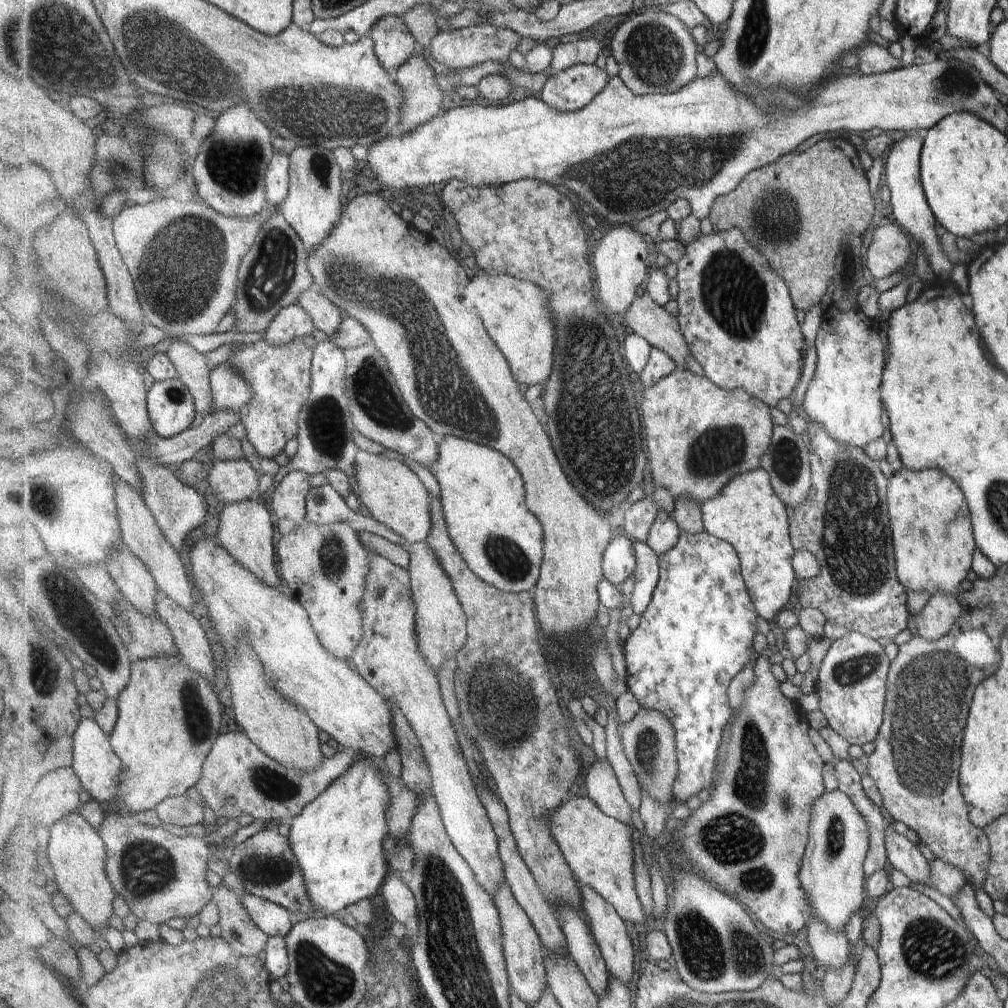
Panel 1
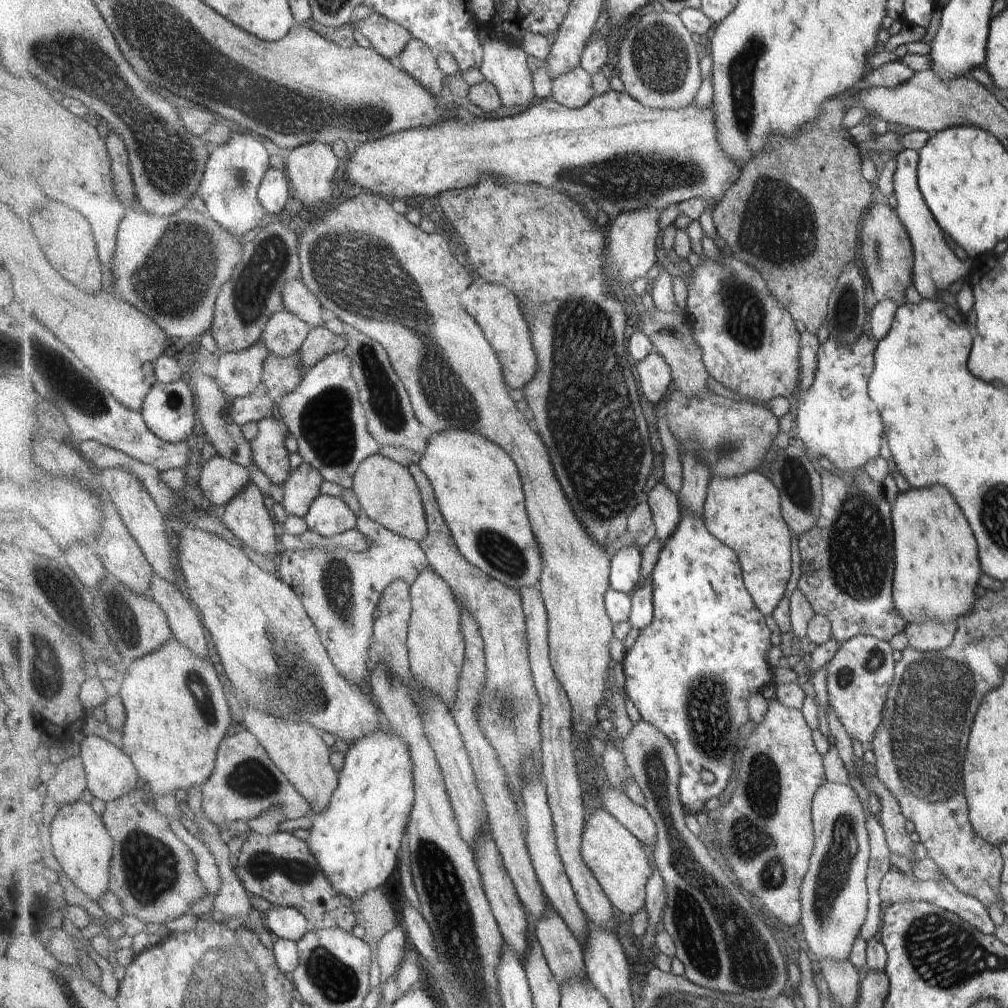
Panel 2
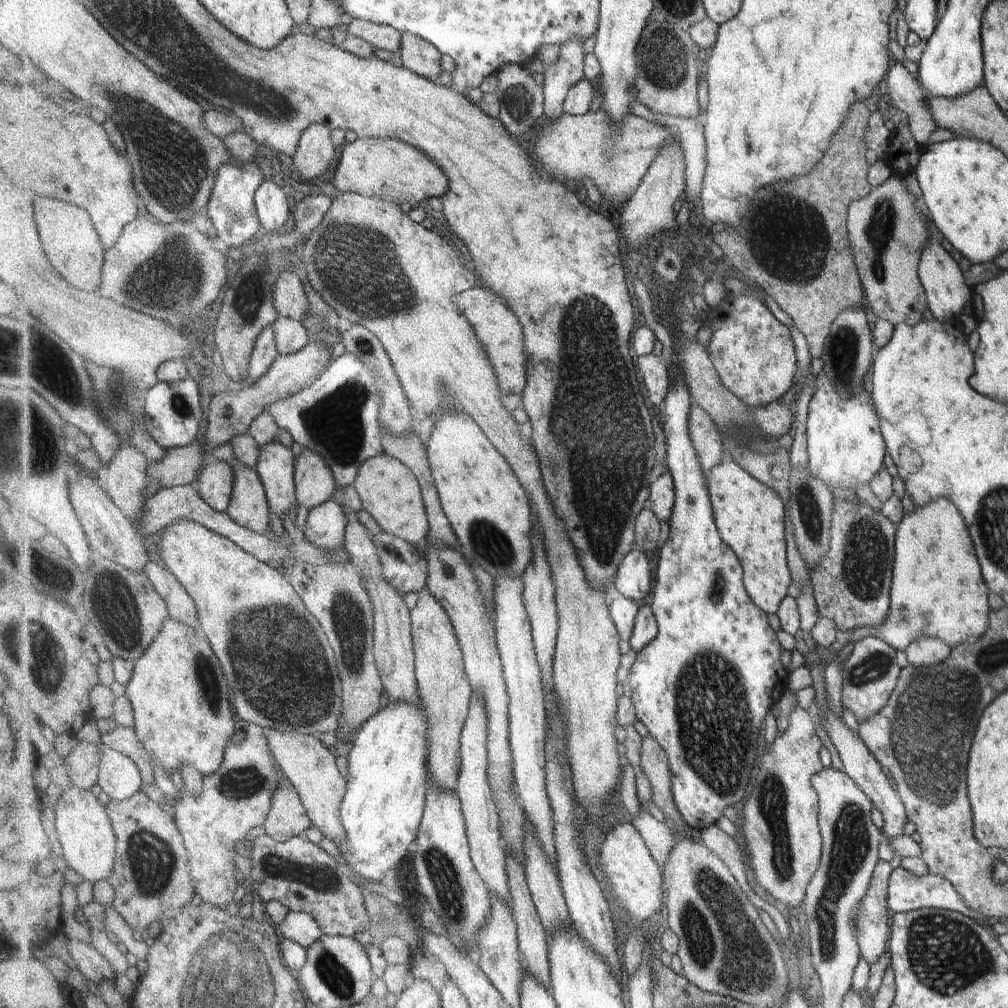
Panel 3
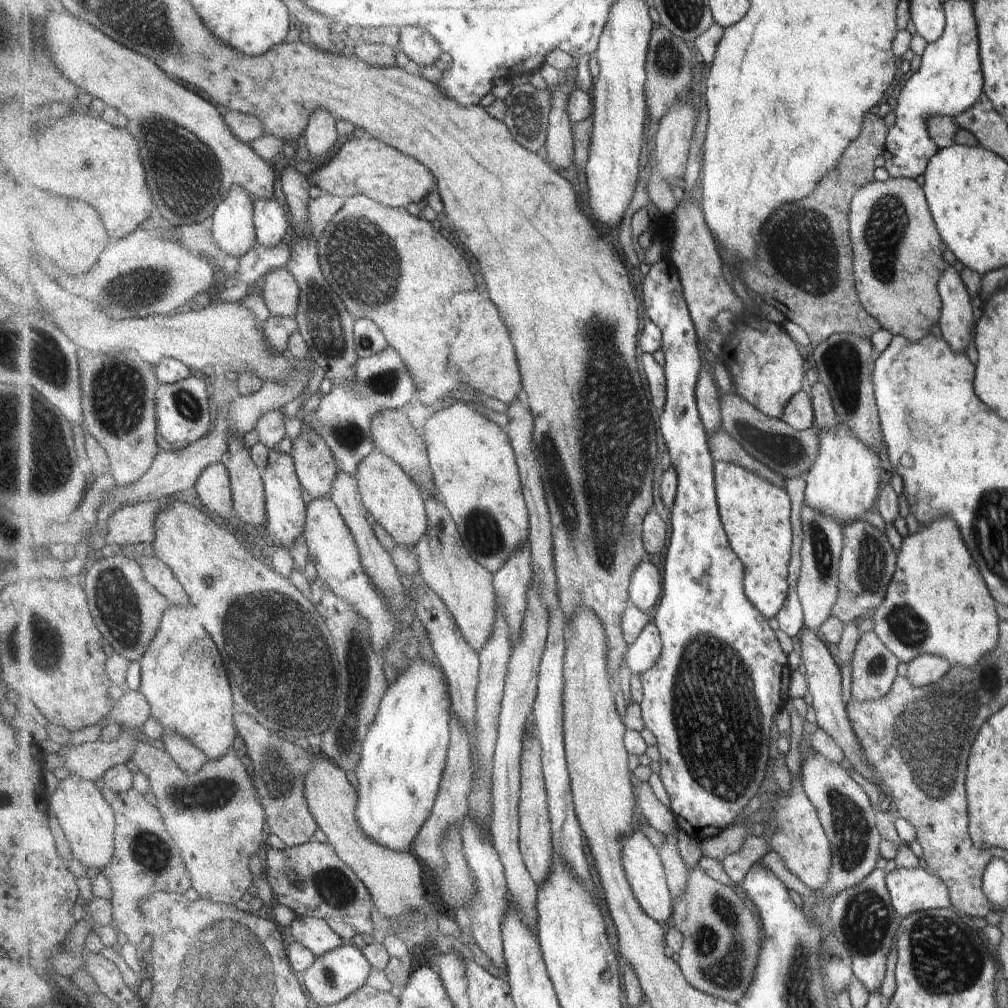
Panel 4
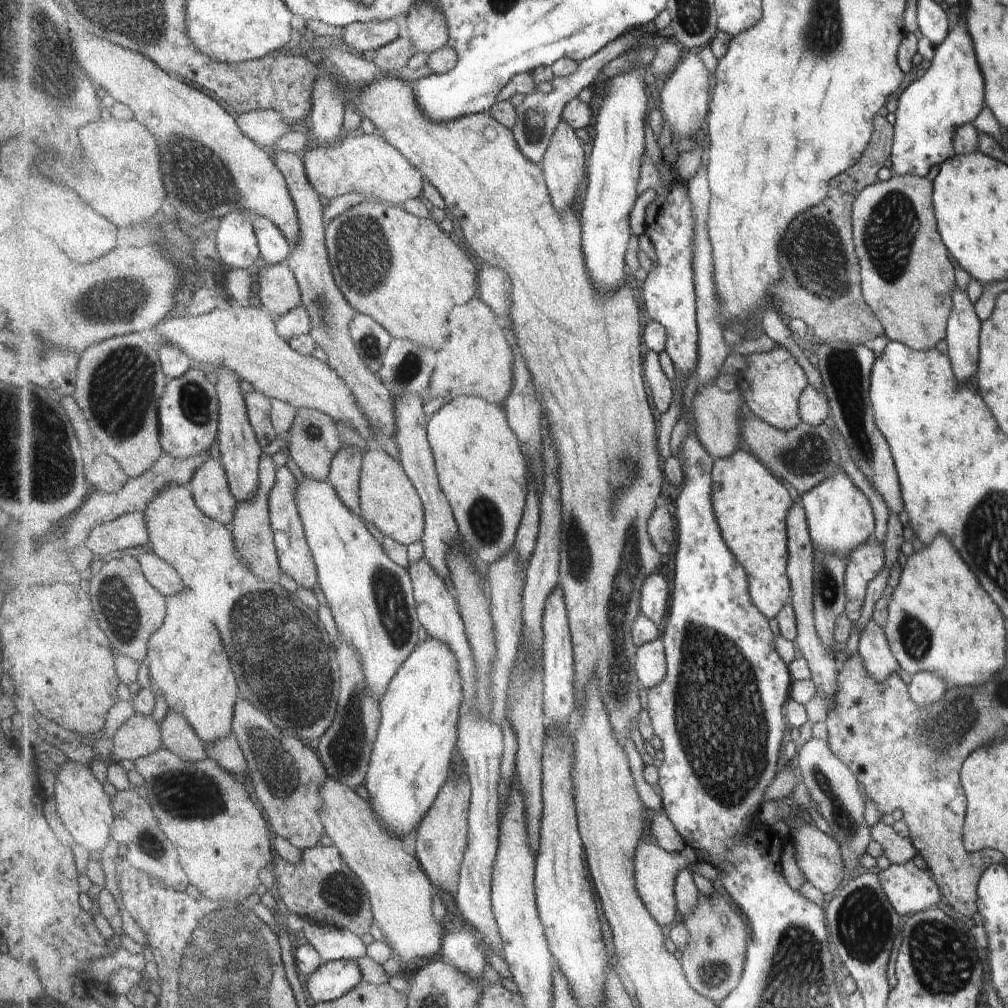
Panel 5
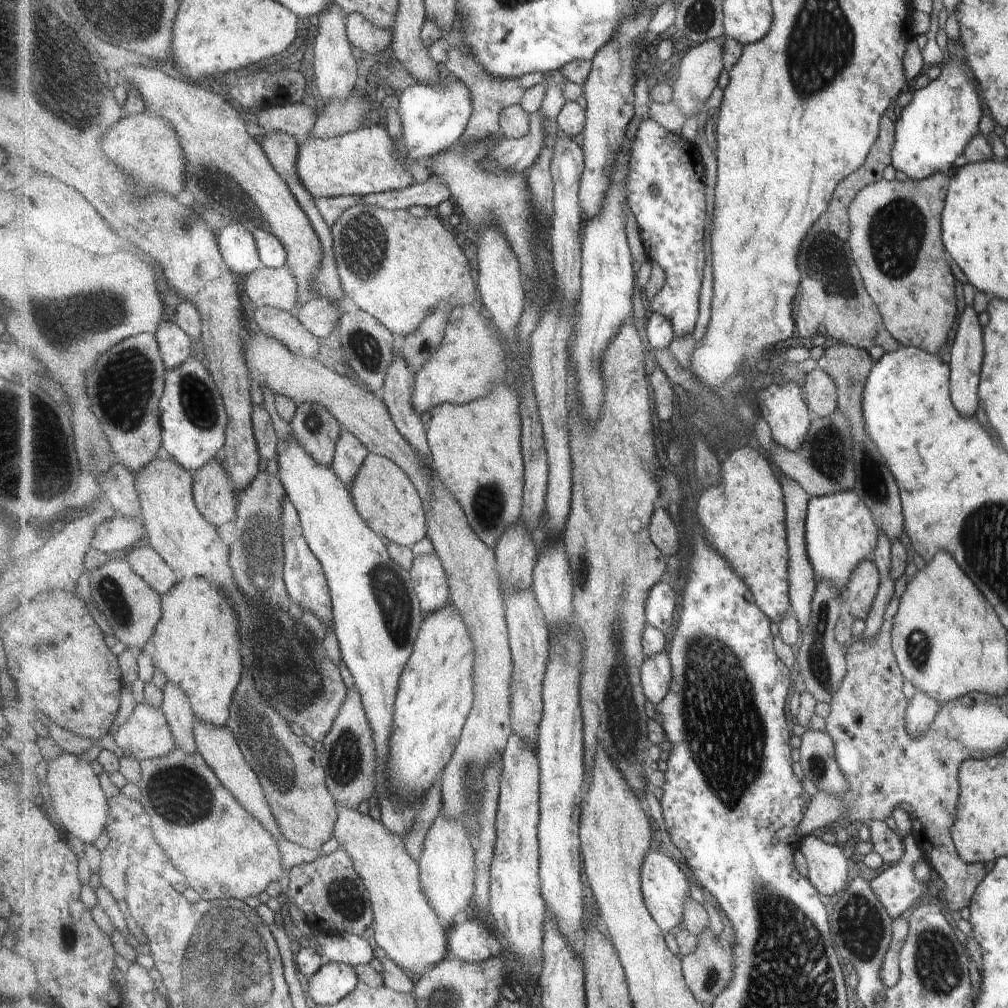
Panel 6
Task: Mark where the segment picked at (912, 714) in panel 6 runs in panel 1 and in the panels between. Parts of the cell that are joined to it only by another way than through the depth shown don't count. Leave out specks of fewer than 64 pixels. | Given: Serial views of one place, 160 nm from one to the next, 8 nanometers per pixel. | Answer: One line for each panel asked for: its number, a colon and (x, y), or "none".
1: (940, 611)
2: (930, 636)
3: (926, 651)
4: (925, 669)
5: (924, 689)

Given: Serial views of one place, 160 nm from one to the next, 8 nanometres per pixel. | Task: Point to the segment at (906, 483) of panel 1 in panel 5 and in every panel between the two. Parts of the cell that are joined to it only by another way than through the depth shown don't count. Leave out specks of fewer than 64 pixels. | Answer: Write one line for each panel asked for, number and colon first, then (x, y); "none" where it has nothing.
2: (936, 567)
3: (937, 590)
4: (936, 604)
5: (939, 620)

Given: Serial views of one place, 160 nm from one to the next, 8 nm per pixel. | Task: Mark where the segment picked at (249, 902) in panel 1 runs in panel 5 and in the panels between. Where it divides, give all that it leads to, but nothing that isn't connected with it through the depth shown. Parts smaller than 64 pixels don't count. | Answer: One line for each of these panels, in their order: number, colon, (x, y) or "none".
2: (289, 923)
3: (301, 927)
4: (317, 934)
5: (334, 944)

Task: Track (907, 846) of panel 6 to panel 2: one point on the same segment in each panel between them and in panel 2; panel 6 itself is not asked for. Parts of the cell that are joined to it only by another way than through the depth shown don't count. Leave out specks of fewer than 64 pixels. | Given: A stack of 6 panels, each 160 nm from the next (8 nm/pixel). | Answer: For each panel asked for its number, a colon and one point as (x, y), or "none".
2: (895, 886)
3: (905, 892)
4: (910, 890)
5: (909, 890)

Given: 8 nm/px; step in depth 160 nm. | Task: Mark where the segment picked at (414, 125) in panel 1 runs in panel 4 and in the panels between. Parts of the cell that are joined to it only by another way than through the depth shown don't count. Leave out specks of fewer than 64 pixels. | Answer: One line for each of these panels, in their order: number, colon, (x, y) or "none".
2: (417, 59)
3: (418, 55)
4: (418, 44)

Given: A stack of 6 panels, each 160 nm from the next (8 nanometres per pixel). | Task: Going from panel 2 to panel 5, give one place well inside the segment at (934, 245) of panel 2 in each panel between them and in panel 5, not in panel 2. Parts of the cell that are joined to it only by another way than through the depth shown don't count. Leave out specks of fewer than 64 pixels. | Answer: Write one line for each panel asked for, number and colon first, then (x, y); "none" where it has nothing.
3: (947, 295)
4: (955, 320)
5: (962, 326)

